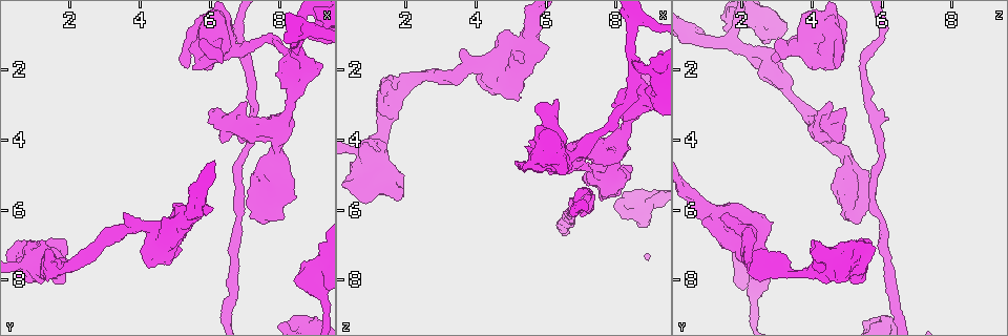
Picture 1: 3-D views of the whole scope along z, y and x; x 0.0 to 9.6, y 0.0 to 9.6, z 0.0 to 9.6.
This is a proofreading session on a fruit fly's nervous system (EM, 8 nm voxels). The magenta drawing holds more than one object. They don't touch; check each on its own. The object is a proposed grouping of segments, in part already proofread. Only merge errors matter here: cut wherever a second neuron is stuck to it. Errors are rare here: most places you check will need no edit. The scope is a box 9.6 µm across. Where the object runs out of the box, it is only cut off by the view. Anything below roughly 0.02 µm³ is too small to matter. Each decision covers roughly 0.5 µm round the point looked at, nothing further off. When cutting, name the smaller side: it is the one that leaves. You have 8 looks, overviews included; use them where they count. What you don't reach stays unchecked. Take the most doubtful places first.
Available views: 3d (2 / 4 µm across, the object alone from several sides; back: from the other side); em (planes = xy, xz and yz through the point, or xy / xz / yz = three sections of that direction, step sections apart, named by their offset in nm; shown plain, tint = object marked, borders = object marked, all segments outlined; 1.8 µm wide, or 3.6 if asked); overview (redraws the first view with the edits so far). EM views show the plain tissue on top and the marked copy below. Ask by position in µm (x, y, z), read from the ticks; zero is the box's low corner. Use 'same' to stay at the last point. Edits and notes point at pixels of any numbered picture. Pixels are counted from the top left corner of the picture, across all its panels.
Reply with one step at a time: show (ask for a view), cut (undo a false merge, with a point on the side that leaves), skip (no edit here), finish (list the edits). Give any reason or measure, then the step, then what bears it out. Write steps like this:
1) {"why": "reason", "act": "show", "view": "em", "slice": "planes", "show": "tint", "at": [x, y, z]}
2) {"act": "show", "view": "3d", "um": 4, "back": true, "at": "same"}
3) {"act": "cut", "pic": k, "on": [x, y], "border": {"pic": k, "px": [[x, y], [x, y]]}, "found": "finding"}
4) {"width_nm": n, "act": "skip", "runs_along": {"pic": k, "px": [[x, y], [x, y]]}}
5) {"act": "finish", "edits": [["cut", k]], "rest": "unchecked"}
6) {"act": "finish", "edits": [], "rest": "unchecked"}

{"why": "four or more arms meet", "act": "show", "view": "em", "um": 3.6, "slice": "xz", "step": 16, "show": "tint", "at": [8.35, 1.60, 2.70]}

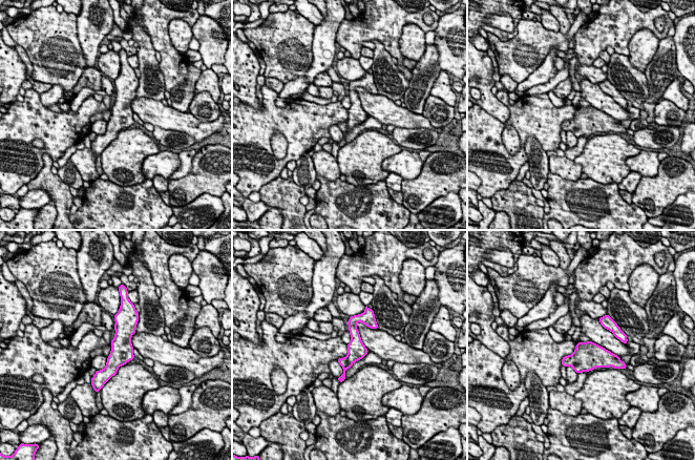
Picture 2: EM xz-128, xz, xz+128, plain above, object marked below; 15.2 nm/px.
{"width_nm": 280, "act": "skip", "runs_along": {"pic": 2, "px": [[121, 319], [121, 354], [105, 375]]}, "found": "all the same neuron"}

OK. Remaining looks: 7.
{"why": "a fork", "act": "show", "view": "3d", "um": 4, "at": [1.55, 7.60, 2.95]}

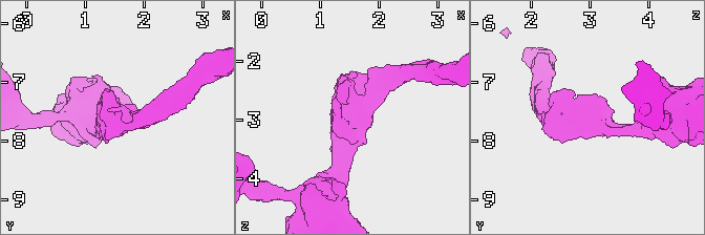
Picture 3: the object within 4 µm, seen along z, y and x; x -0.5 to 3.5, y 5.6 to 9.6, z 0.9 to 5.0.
{"act": "show", "view": "em", "um": 3.6, "slice": "planes", "show": "tint", "at": [1.50, 7.65, 2.95]}

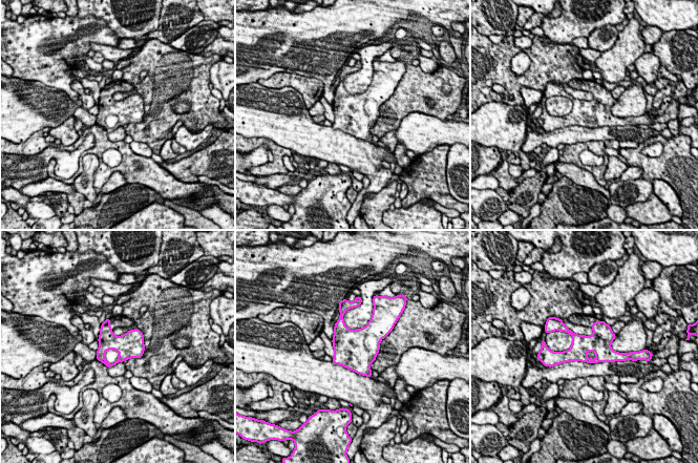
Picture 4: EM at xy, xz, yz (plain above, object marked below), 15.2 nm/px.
{"act": "skip", "found": "continuous, no second neuron"}

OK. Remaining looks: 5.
{"why": "closes a loop", "act": "show", "view": "3d", "um": 2, "back": true, "at": [5.40, 6.10, 1.10]}

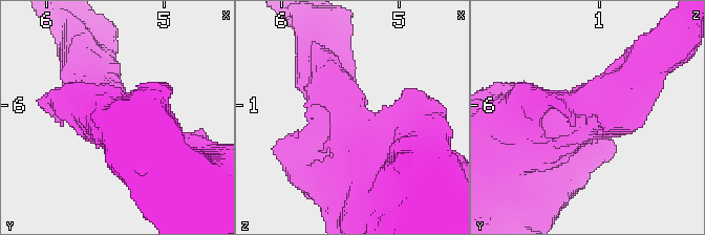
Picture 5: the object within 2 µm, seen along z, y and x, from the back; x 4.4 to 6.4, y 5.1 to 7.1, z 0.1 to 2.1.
{"arm_widths_nm": [340, 500], "act": "show", "view": "em", "slice": "planes", "show": "tint", "at": [5.40, 6.12, 1.14]}

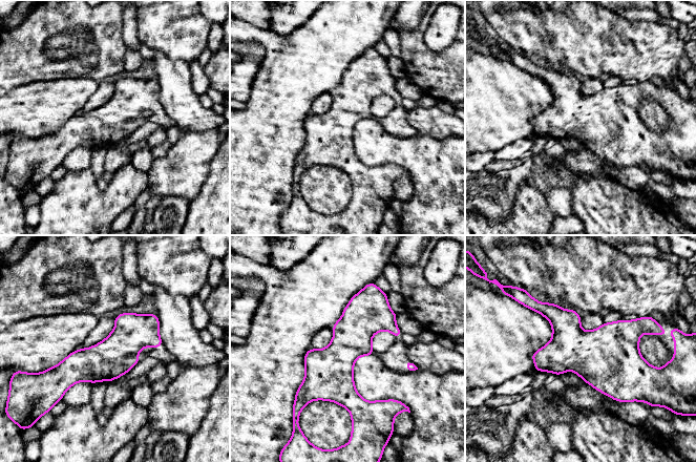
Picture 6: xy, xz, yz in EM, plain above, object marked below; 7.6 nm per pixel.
{"act": "skip", "runs_along": {"pic": 6, "px": [[363, 292], [344, 349], [359, 415]]}, "found": "continuous, no second neuron"}

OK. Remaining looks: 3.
{"act": "finish", "edits": [], "rest": "unchecked"}

